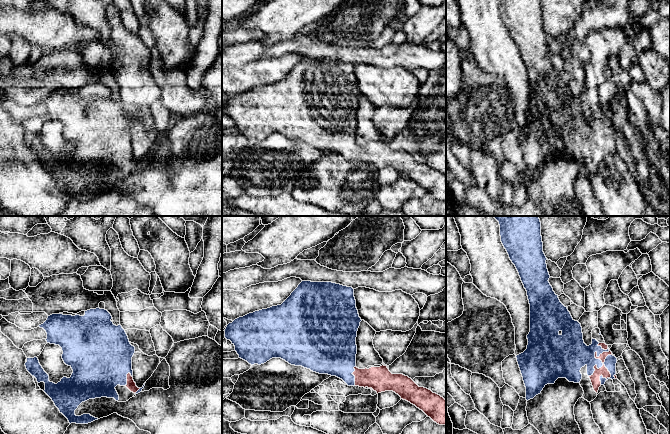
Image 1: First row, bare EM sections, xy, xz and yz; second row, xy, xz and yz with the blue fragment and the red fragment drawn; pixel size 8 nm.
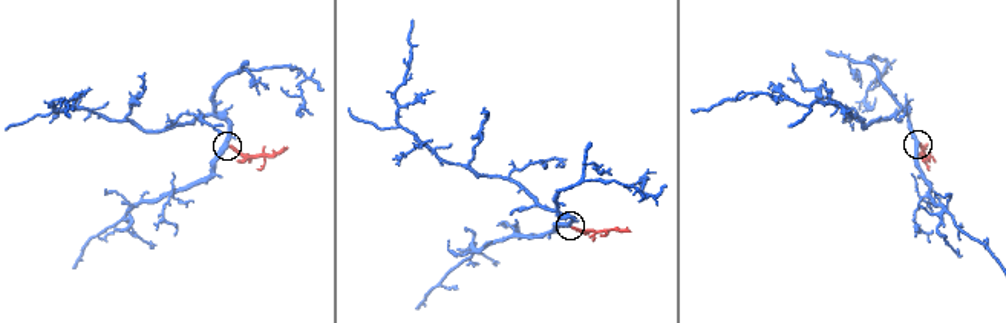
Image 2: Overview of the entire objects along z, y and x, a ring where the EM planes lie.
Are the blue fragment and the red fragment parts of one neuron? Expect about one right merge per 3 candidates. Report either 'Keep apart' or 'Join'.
Join

